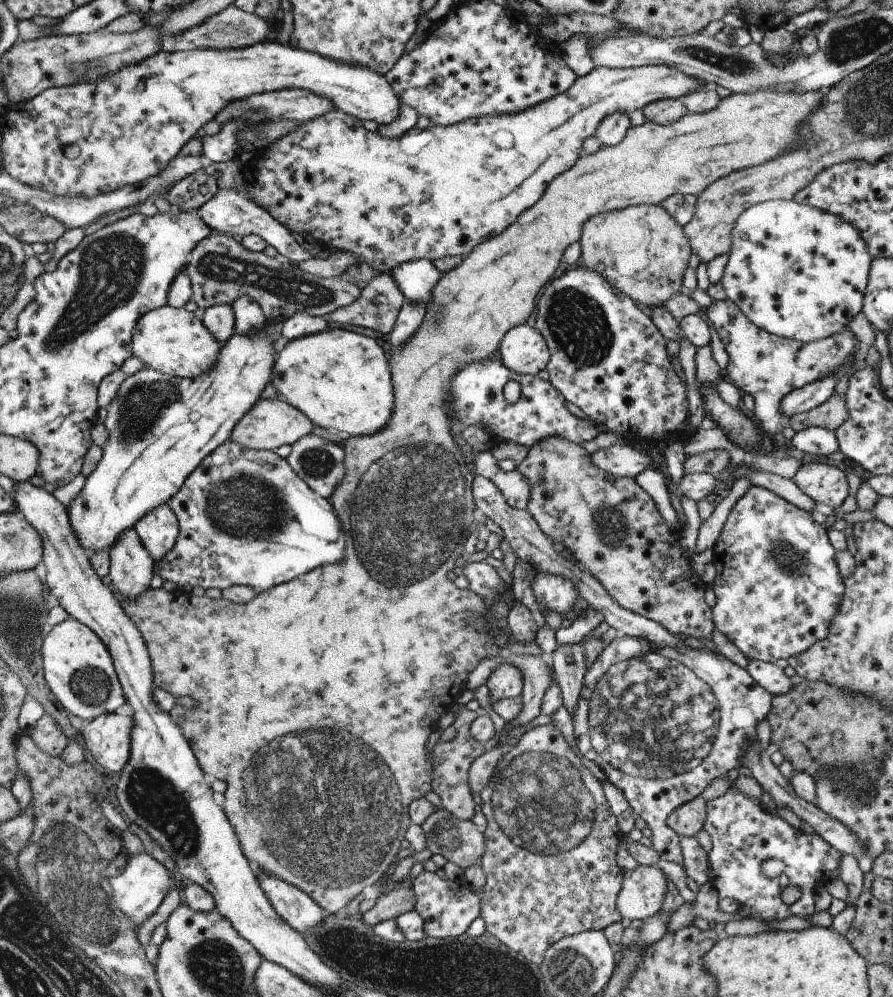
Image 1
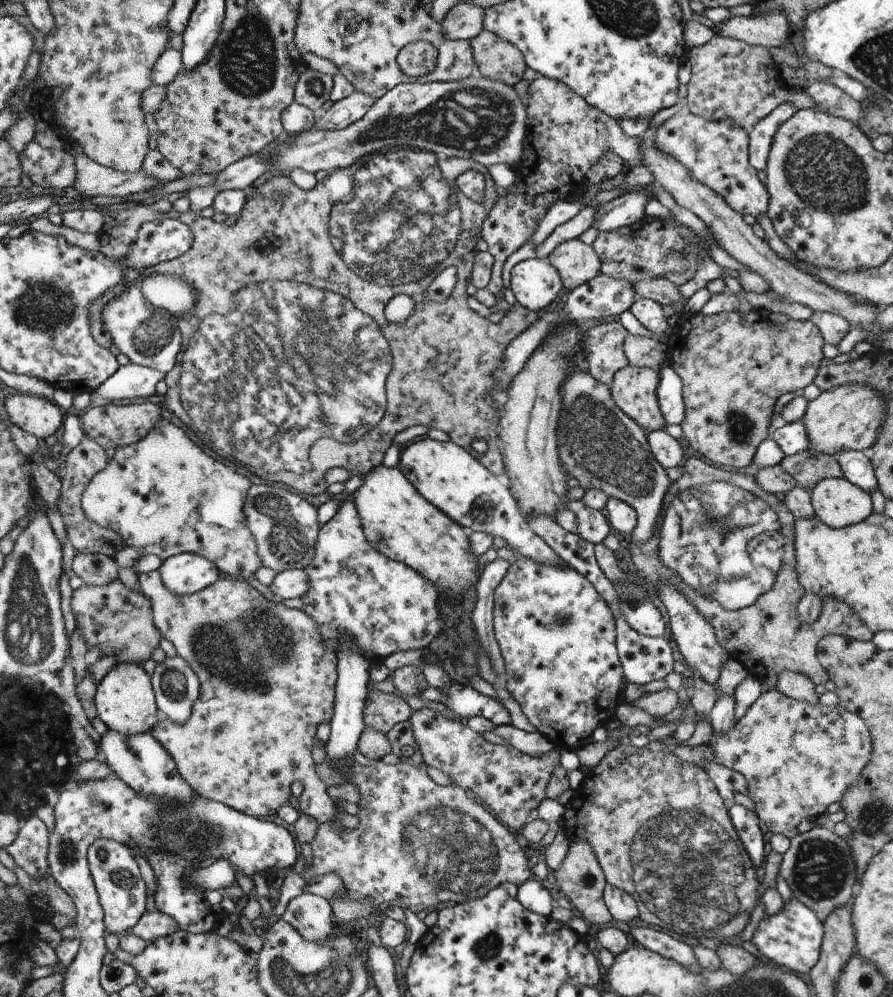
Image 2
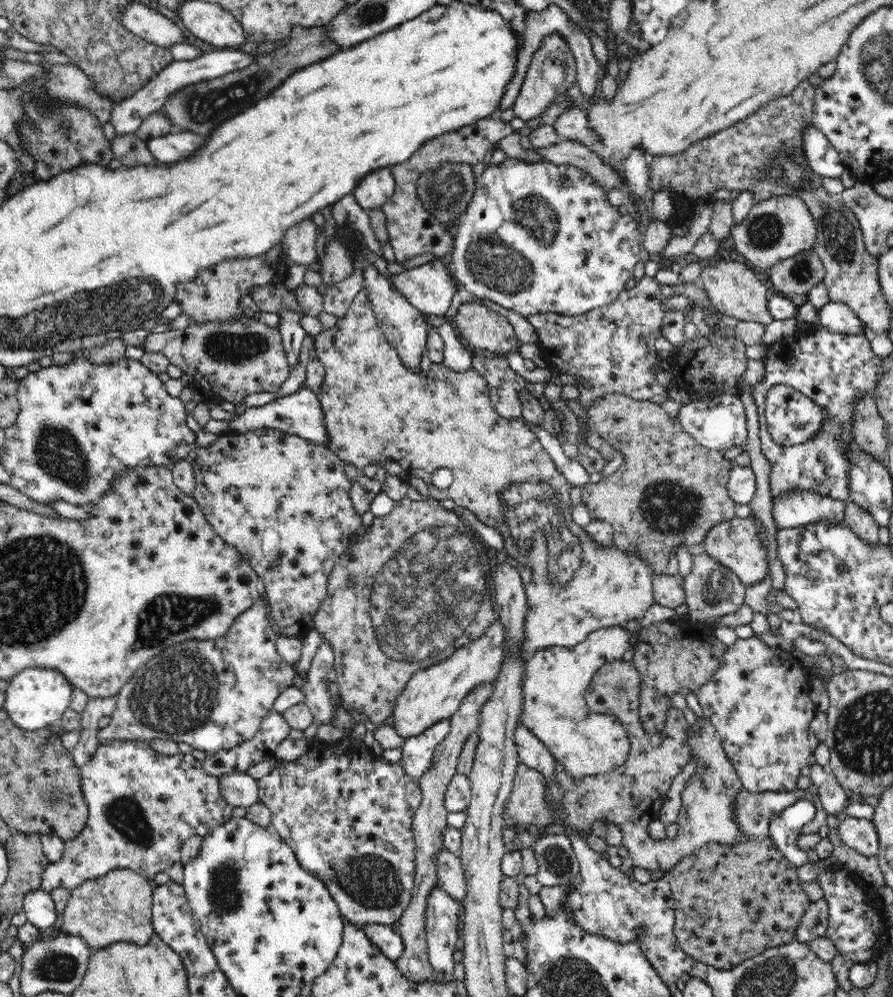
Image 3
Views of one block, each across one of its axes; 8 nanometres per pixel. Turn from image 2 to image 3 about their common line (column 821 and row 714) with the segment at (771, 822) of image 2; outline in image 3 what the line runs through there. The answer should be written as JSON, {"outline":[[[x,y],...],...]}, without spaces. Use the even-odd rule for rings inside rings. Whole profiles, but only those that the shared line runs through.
{"outline":[[[759,635],[739,638],[727,647],[719,667],[697,690],[697,699],[704,716],[712,723],[726,756],[744,789],[757,792],[794,791],[800,770],[814,763],[808,731],[818,712],[809,696],[811,675],[804,673],[805,659],[798,653],[787,653],[768,646]]]}

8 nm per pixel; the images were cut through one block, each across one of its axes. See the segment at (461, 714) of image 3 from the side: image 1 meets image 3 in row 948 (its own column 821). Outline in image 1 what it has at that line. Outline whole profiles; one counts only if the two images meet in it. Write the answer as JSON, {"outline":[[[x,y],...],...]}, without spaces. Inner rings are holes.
{"outline":[[[834,393],[821,406],[788,418],[788,426],[796,432],[810,427],[821,427],[835,432],[836,428],[839,428],[846,421],[847,417],[846,398]]]}

